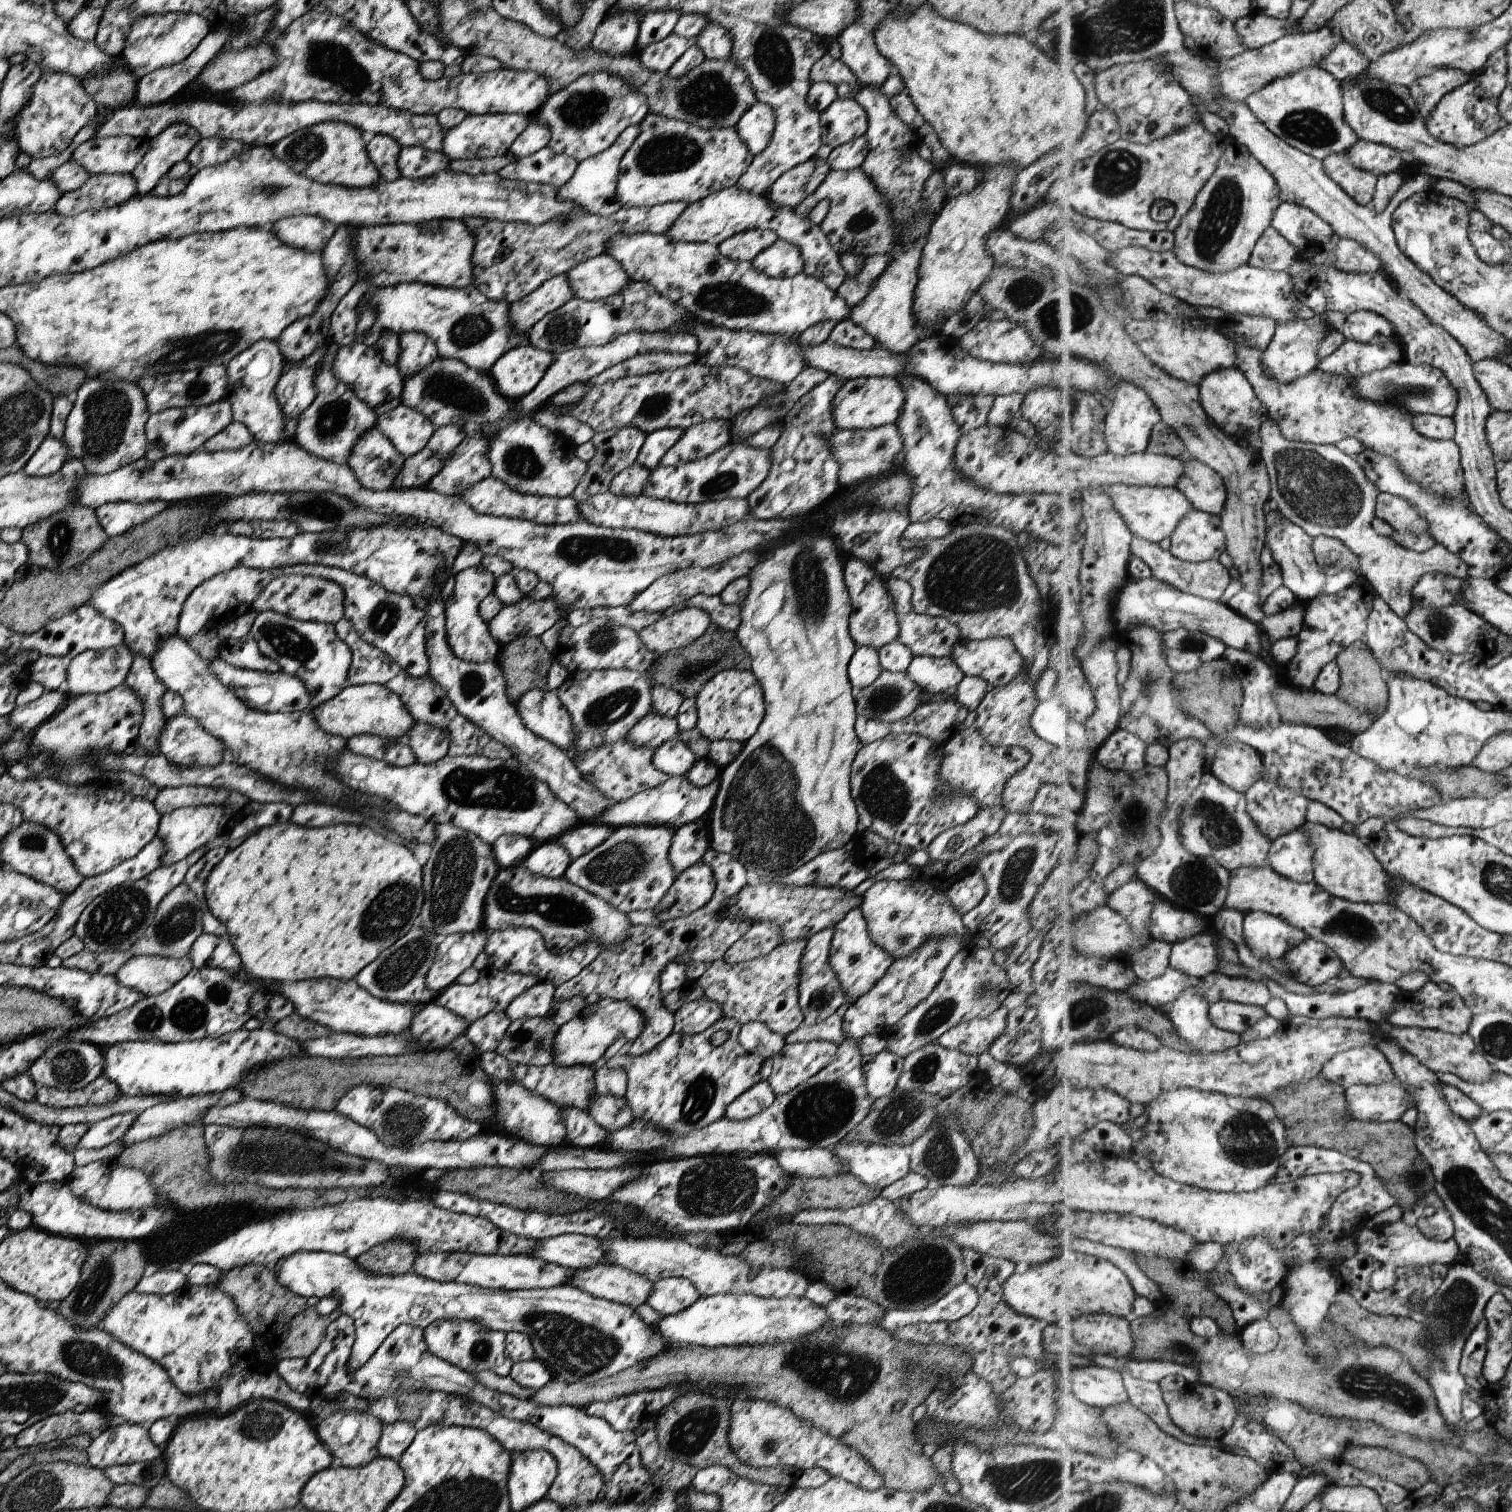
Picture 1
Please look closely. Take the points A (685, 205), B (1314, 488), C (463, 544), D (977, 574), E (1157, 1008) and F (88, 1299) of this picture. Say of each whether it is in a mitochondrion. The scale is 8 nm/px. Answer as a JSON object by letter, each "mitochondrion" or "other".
{"A":"other","B":"mitochondrion","C":"other","D":"mitochondrion","E":"other","F":"mitochondrion"}

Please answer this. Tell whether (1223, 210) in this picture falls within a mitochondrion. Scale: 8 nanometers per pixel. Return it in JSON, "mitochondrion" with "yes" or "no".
{"mitochondrion":"yes"}

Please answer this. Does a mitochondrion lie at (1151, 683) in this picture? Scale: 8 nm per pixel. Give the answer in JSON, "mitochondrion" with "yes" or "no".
{"mitochondrion":"yes"}

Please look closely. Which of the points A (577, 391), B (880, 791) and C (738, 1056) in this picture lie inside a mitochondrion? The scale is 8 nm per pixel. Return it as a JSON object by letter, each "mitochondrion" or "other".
{"A":"other","B":"mitochondrion","C":"other"}

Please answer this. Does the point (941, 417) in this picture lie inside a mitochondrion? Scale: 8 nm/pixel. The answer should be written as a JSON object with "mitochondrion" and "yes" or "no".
{"mitochondrion":"no"}

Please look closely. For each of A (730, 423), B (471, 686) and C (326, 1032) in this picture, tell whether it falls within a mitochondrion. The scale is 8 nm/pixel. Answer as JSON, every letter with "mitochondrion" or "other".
{"A":"other","B":"mitochondrion","C":"other"}

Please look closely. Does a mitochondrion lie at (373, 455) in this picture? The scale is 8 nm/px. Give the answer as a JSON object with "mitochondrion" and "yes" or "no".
{"mitochondrion":"yes"}

